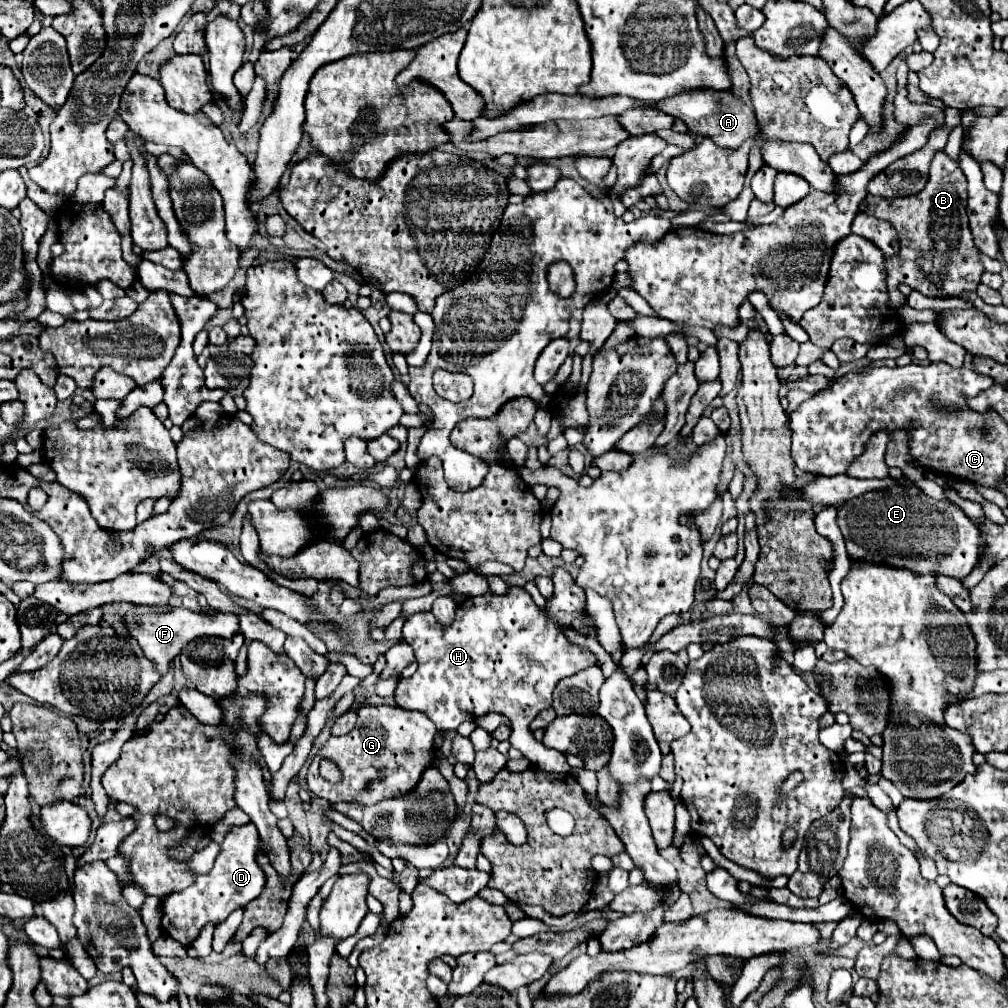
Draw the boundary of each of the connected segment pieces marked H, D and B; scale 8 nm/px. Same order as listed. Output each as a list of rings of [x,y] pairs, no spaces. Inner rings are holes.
[[[554,568],[554,596],[548,600],[548,618],[536,608],[532,602],[532,596],[524,588],[512,588],[512,594],[496,596],[492,592],[484,596],[466,598],[458,604],[456,618],[450,626],[442,626],[432,612],[418,612],[412,614],[406,622],[410,622],[410,628],[404,626],[404,640],[414,648],[418,670],[410,678],[402,678],[398,682],[398,688],[394,692],[396,704],[402,708],[412,708],[418,712],[424,712],[438,730],[456,730],[464,720],[472,720],[488,714],[488,712],[500,712],[506,718],[510,718],[512,734],[510,744],[520,750],[532,766],[544,770],[544,772],[570,772],[570,766],[566,764],[566,758],[556,752],[544,748],[542,742],[536,742],[530,732],[530,722],[546,708],[552,706],[552,690],[560,678],[572,676],[588,666],[596,664],[596,656],[588,650],[582,650],[568,642],[568,638],[562,634],[560,628],[570,626],[574,618],[584,614],[586,608],[586,594],[584,588],[580,588],[574,578],[564,568]]]
[[[248,822],[246,826],[234,826],[222,842],[222,852],[218,854],[214,868],[208,874],[200,874],[194,886],[190,886],[188,890],[168,894],[168,898],[162,900],[162,928],[172,938],[188,946],[198,936],[204,924],[220,924],[228,918],[230,912],[234,912],[236,908],[244,908],[262,892],[266,884],[266,874],[258,864],[258,856],[260,838],[256,834],[256,826],[252,826],[252,822]]]
[[[938,150],[930,164],[928,182],[922,192],[906,198],[882,198],[868,194],[860,204],[860,210],[880,220],[890,222],[900,236],[898,262],[886,262],[886,282],[892,302],[892,288],[900,282],[922,292],[924,296],[956,296],[966,290],[976,290],[982,266],[978,262],[978,248],[972,242],[966,218],[966,178],[956,160],[944,150]],[[946,254],[950,264],[946,266]]]

